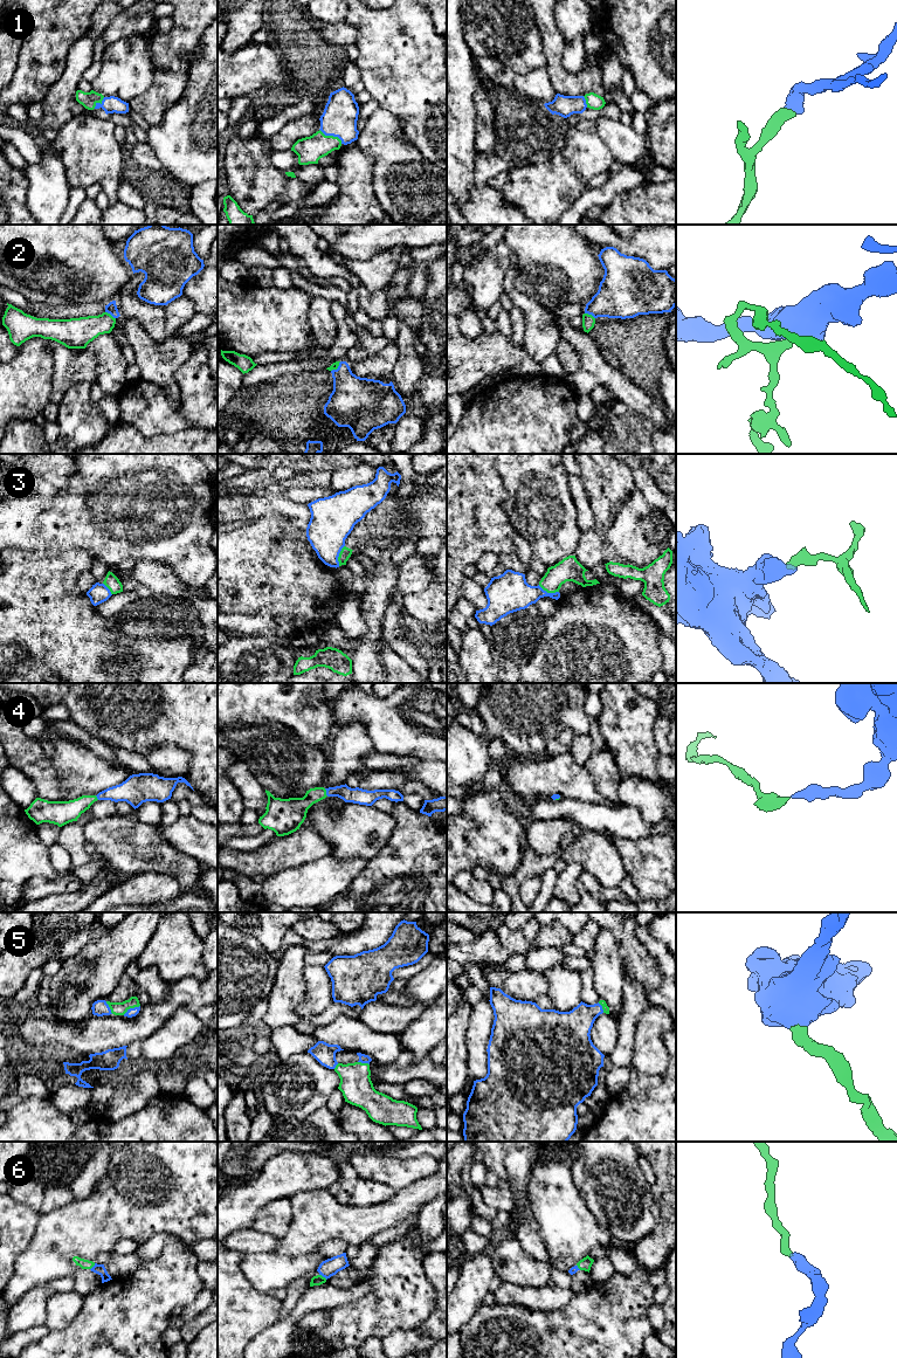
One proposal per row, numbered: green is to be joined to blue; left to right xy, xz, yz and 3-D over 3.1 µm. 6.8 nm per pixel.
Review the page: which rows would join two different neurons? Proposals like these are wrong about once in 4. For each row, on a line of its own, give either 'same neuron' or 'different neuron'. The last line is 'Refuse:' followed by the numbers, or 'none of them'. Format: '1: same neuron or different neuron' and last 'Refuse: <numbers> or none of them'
1: same neuron
2: same neuron
3: different neuron
4: same neuron
5: same neuron
6: same neuron
Refuse: 3

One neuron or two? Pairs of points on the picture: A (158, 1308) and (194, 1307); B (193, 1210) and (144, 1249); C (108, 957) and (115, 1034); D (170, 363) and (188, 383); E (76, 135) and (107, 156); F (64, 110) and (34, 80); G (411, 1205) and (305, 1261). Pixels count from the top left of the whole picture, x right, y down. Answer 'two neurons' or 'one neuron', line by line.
A: two neurons
B: two neurons
C: two neurons
D: two neurons
E: one neuron
F: two neurons
G: two neurons

